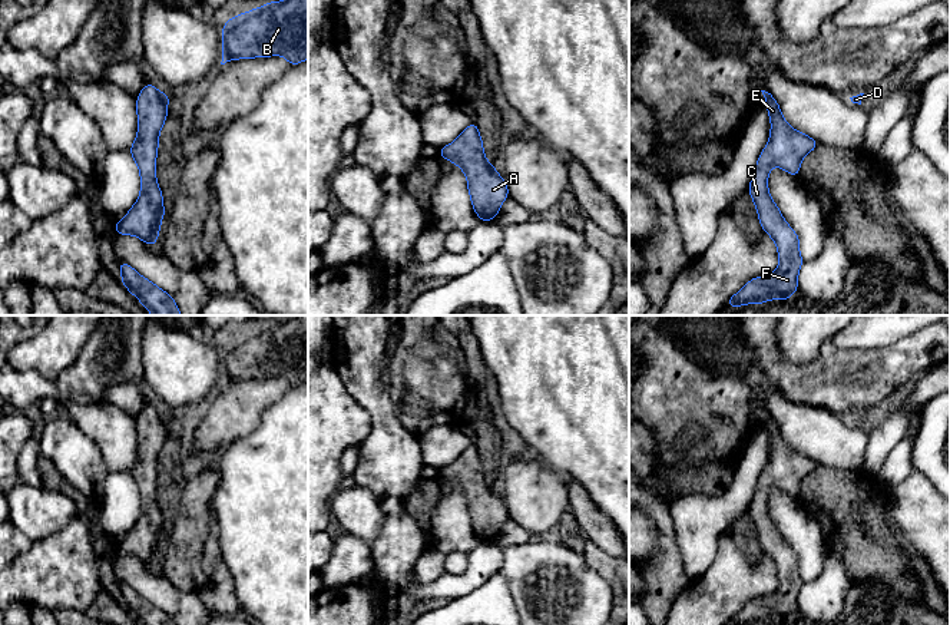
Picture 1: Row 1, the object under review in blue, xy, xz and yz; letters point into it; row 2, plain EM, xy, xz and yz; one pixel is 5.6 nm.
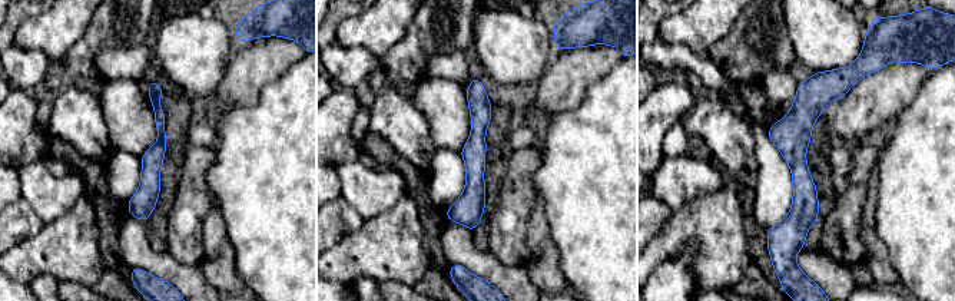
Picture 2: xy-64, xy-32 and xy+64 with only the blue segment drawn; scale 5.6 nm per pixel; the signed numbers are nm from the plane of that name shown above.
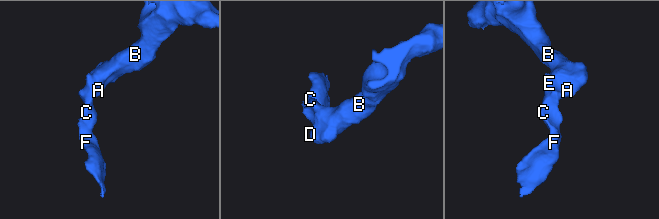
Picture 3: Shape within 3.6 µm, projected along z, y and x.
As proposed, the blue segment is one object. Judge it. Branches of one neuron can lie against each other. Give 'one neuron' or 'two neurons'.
one neuron

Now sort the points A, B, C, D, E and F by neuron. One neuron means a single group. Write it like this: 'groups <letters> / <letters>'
groups A B C D E F

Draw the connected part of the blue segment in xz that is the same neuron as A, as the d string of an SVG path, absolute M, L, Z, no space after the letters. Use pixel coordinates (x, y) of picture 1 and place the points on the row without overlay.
M473 443L454 463L438 470L438 476L464 493L474 533L480 542L491 542L509 517L509 509L494 485L486 480L477 444Z

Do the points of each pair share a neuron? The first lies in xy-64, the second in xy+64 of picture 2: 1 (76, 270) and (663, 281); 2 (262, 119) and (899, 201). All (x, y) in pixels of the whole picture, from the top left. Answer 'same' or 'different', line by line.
1: different
2: same

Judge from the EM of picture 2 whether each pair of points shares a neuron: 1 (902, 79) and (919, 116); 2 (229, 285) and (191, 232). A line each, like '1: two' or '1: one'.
1: two
2: two

